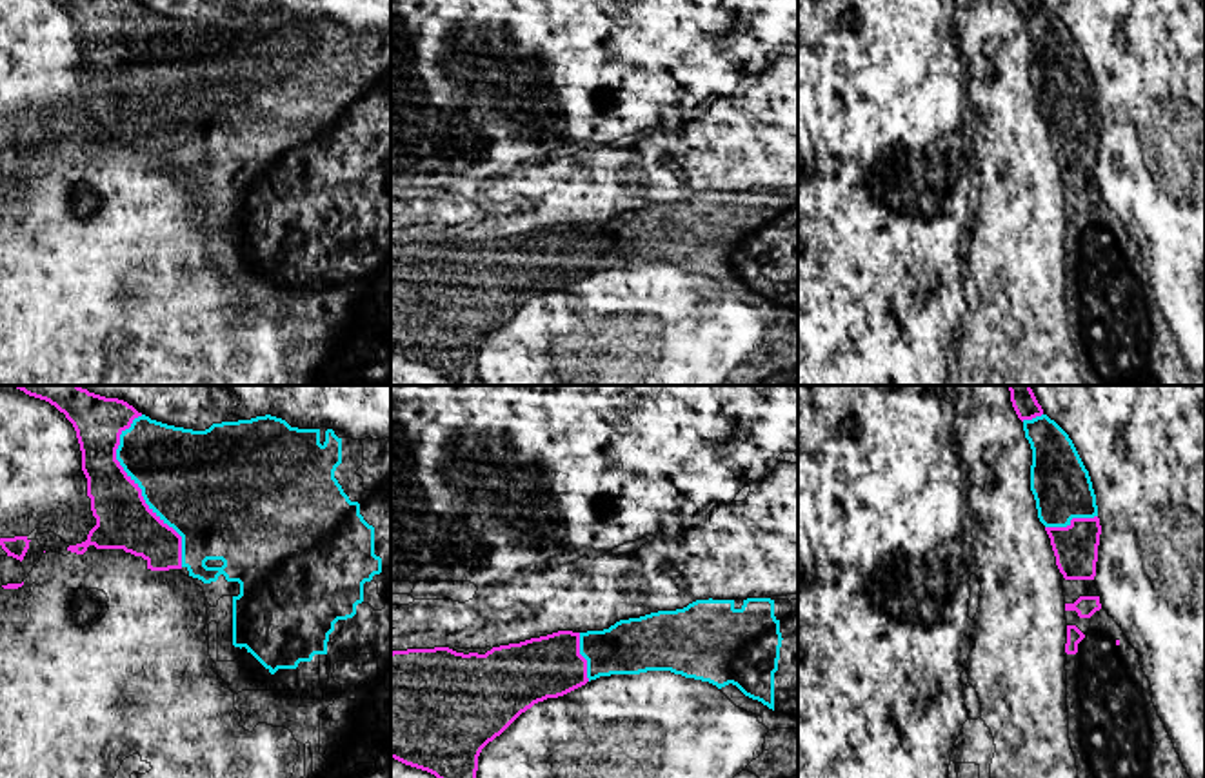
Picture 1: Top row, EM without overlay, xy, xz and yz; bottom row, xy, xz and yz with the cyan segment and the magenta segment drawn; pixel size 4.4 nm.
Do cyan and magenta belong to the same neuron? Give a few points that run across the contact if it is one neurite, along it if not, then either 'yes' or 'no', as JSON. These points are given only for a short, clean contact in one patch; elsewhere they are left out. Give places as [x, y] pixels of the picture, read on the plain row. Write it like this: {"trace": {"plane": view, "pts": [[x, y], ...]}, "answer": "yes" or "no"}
{"answer": "yes"}

